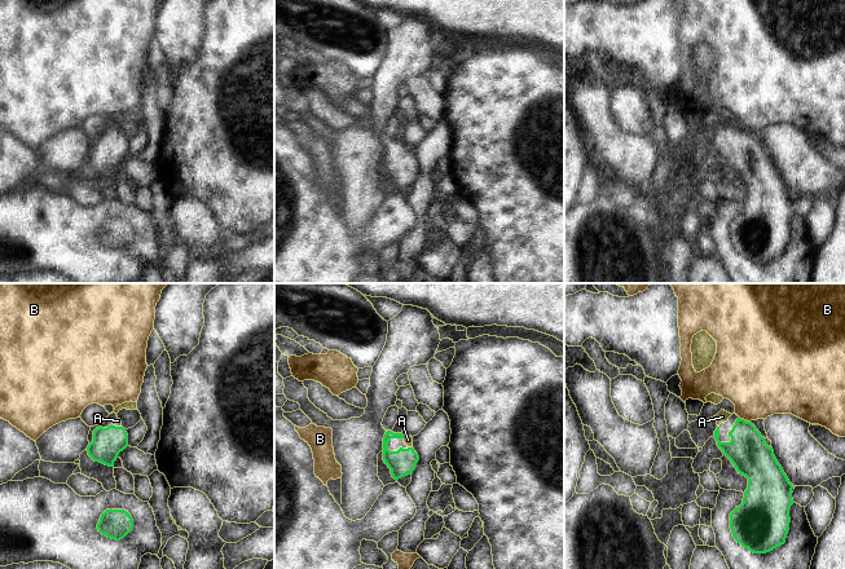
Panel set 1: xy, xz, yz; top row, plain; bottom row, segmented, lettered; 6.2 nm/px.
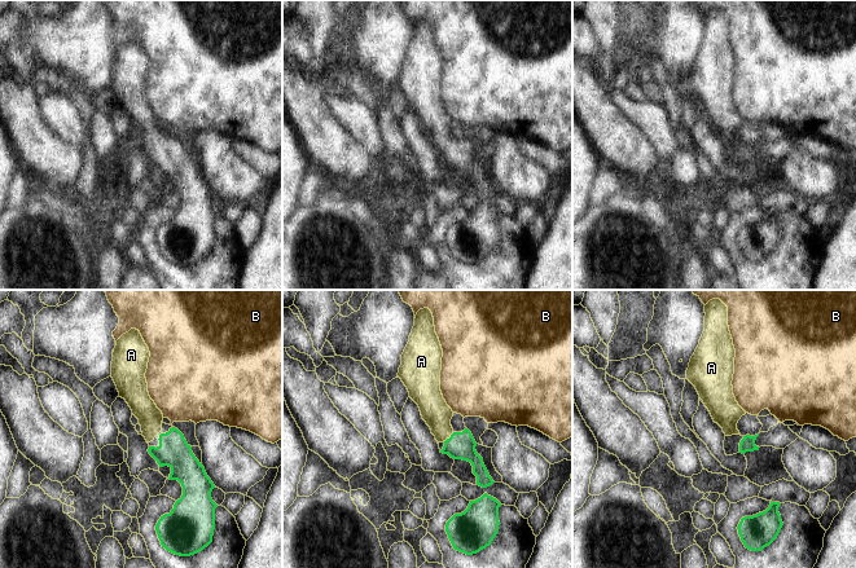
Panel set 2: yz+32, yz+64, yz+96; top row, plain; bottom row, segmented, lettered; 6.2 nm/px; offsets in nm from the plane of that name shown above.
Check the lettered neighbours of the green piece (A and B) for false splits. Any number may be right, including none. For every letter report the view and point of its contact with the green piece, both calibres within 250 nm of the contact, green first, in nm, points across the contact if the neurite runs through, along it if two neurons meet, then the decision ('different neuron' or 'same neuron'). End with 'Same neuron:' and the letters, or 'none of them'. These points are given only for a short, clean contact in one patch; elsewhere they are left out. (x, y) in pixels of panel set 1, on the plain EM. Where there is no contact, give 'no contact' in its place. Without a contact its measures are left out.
A: meets green in xz at (410, 158); 160 nm thick on the green side, 60 nm on the other; runs through xz (403, 172), (408, 167), (410, 158), (408, 150); same neuron
B: meets green in yz at (743, 129); 240 nm thick on the green side, 420 nm on the other; border along yz (739, 127), (749, 132); different neuron
Same neuron: A

